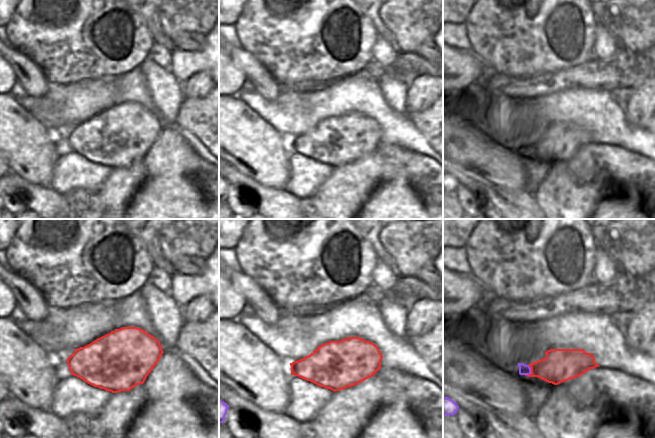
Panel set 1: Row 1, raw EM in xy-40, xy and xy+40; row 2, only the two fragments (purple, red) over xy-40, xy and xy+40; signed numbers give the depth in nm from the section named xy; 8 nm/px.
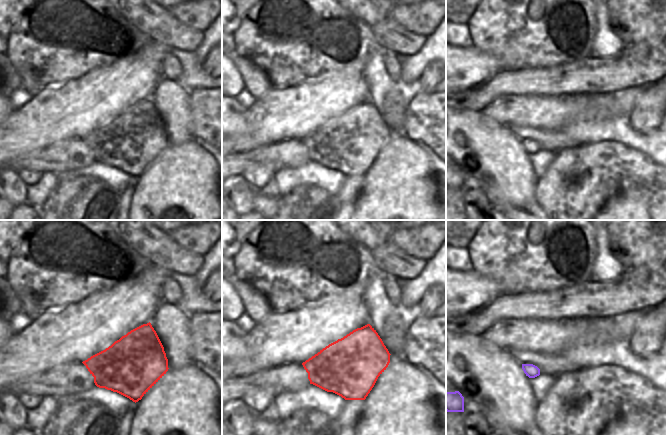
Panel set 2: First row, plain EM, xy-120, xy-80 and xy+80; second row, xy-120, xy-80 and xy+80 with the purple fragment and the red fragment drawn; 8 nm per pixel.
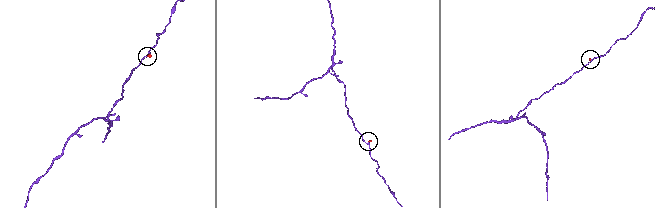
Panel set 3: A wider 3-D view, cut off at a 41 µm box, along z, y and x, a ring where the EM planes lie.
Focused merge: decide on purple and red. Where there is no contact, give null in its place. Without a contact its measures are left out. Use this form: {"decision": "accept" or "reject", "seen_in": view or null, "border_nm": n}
{"decision": "accept", "seen_in": "xy+40", "border_nm": 90}

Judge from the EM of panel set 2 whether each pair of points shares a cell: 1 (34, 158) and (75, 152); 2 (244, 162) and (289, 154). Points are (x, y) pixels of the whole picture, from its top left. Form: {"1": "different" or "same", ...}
{"1": "same", "2": "same"}

